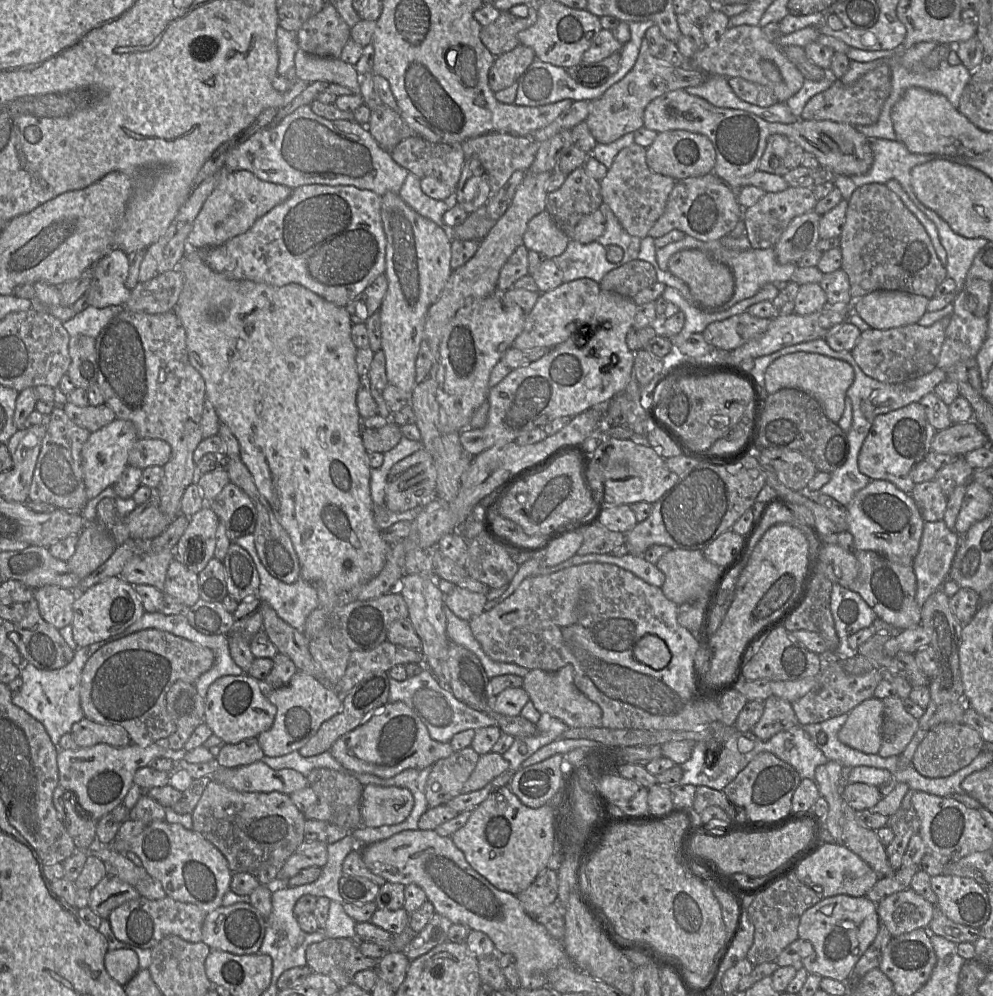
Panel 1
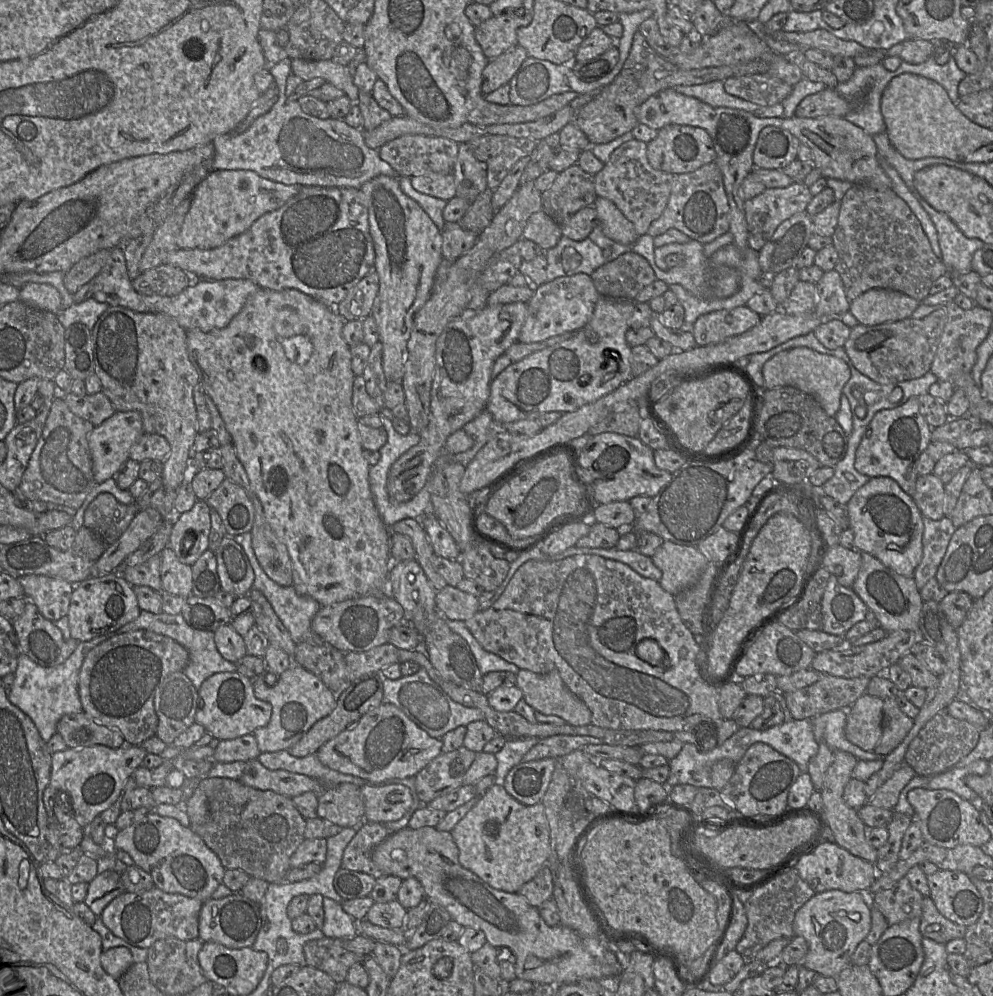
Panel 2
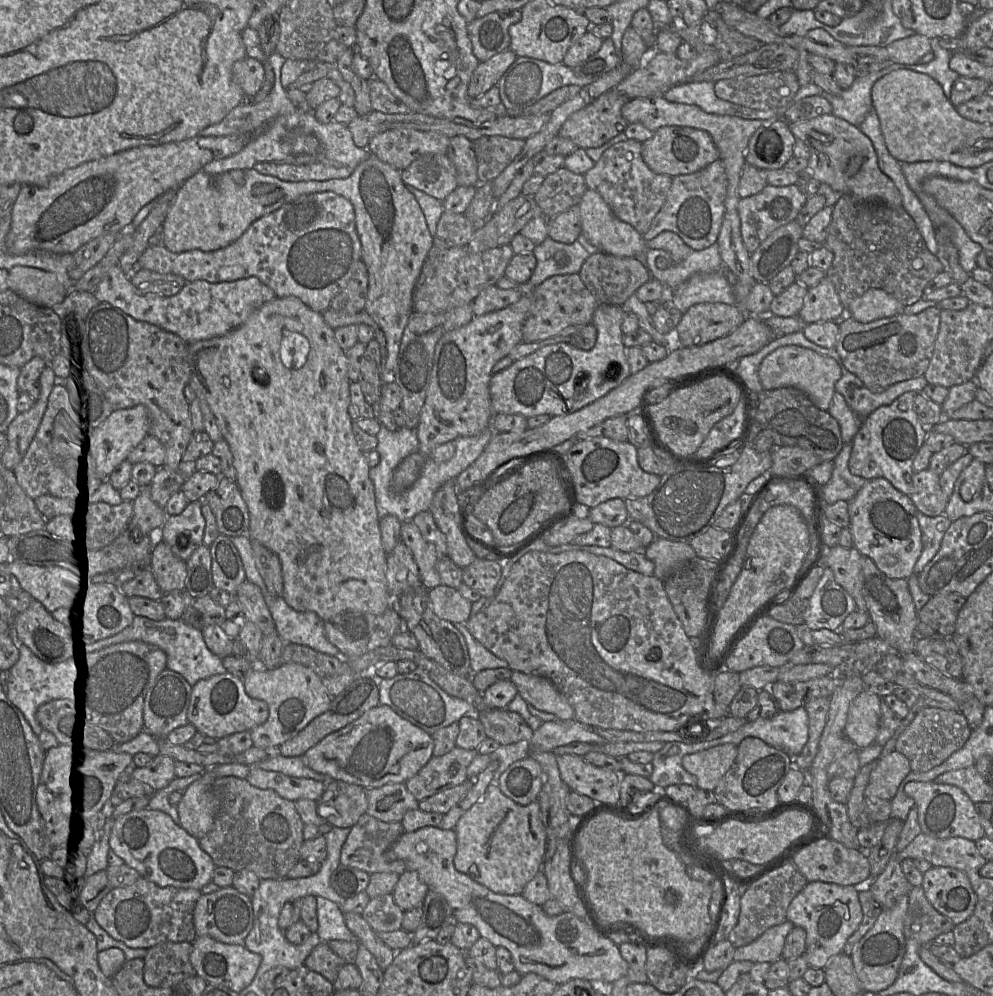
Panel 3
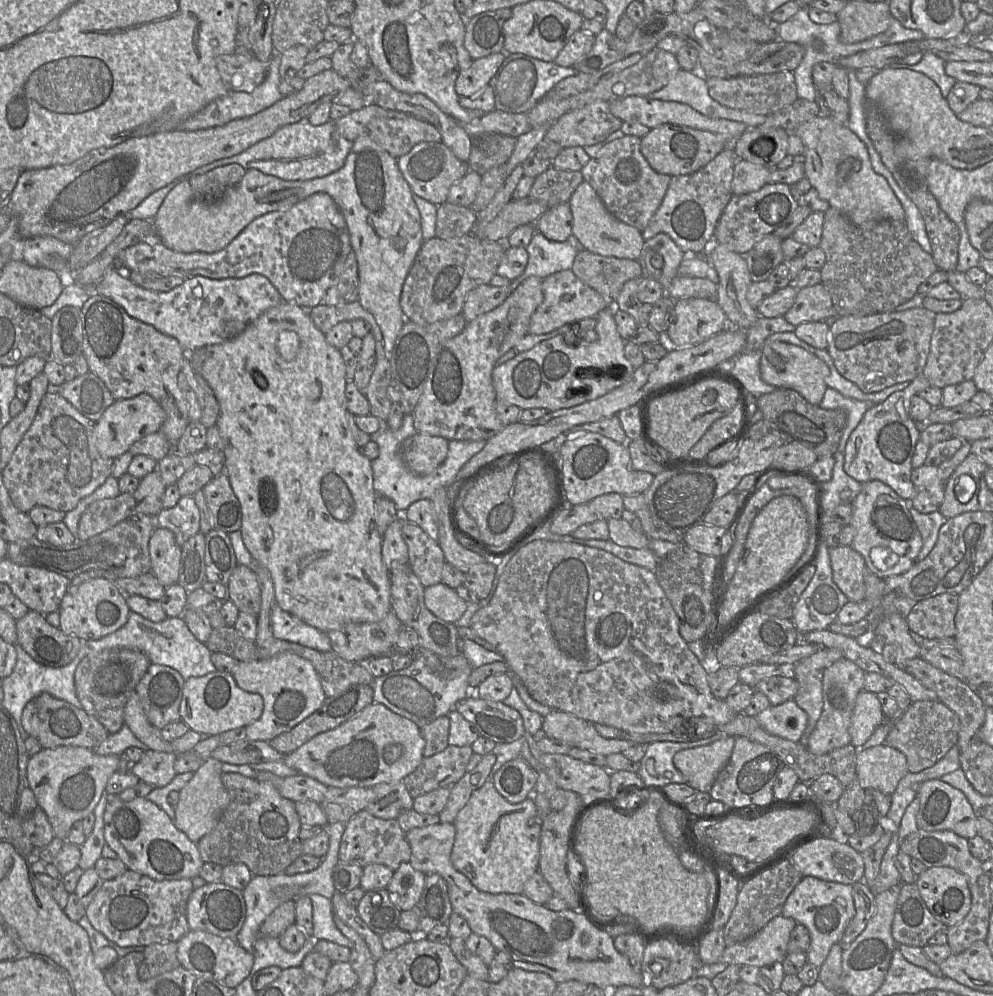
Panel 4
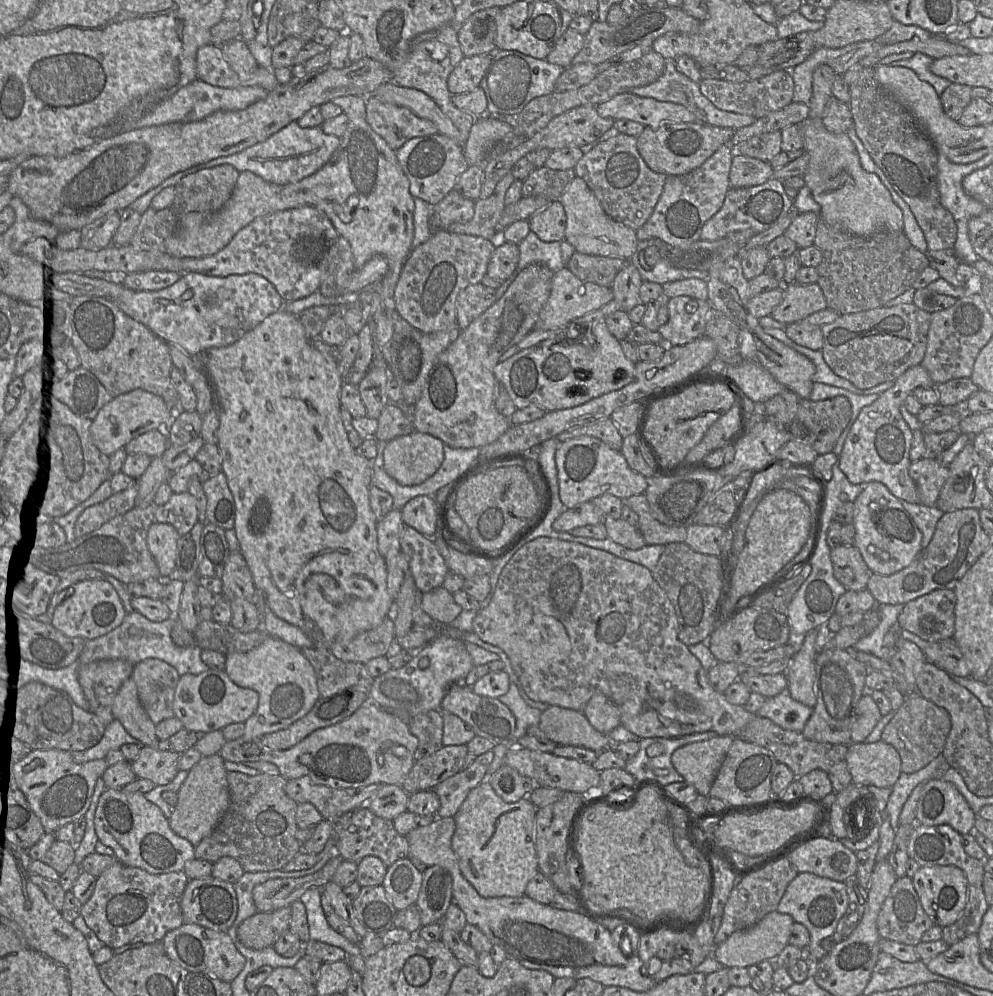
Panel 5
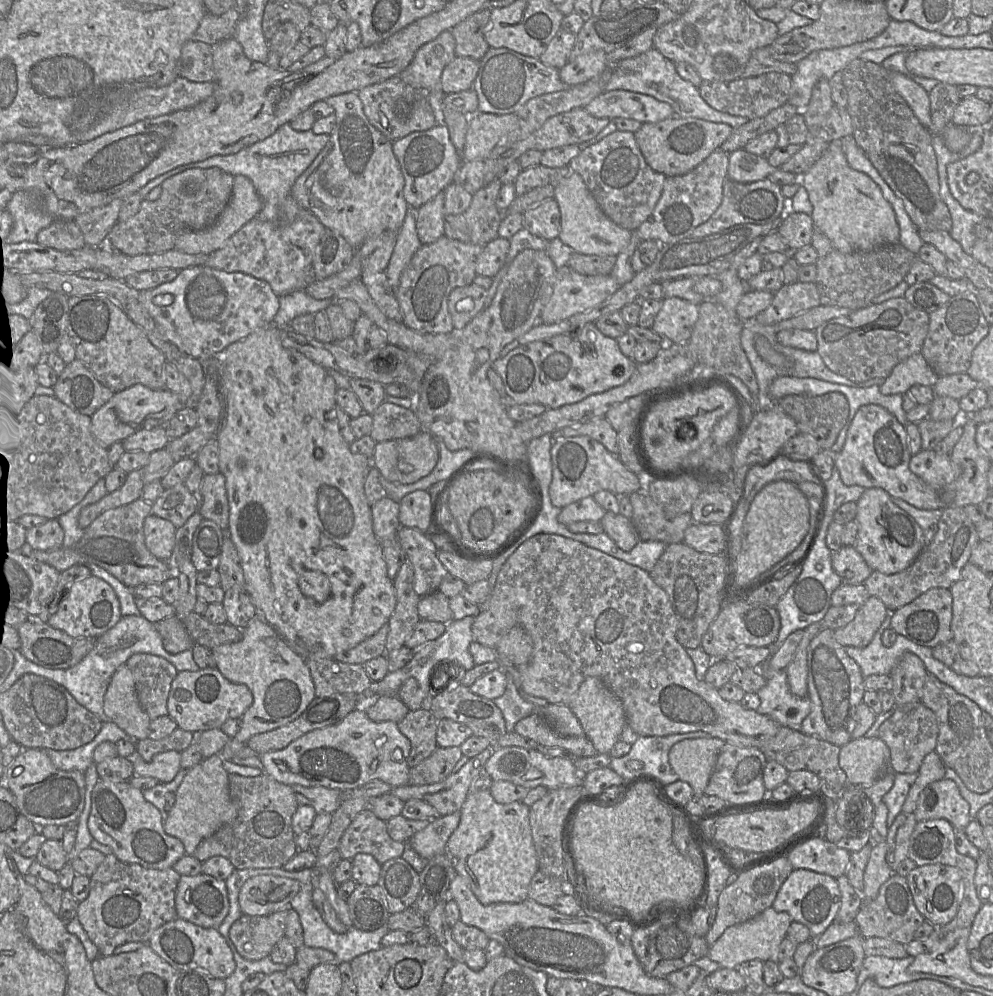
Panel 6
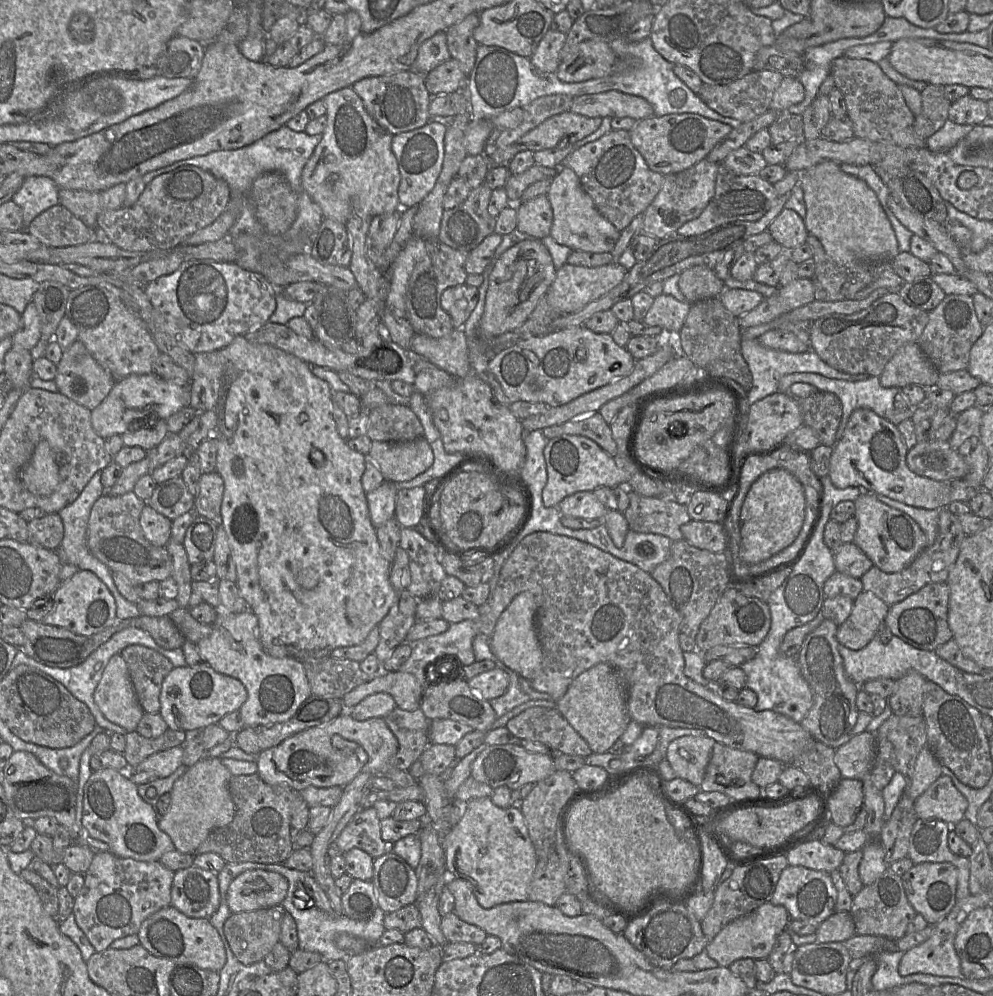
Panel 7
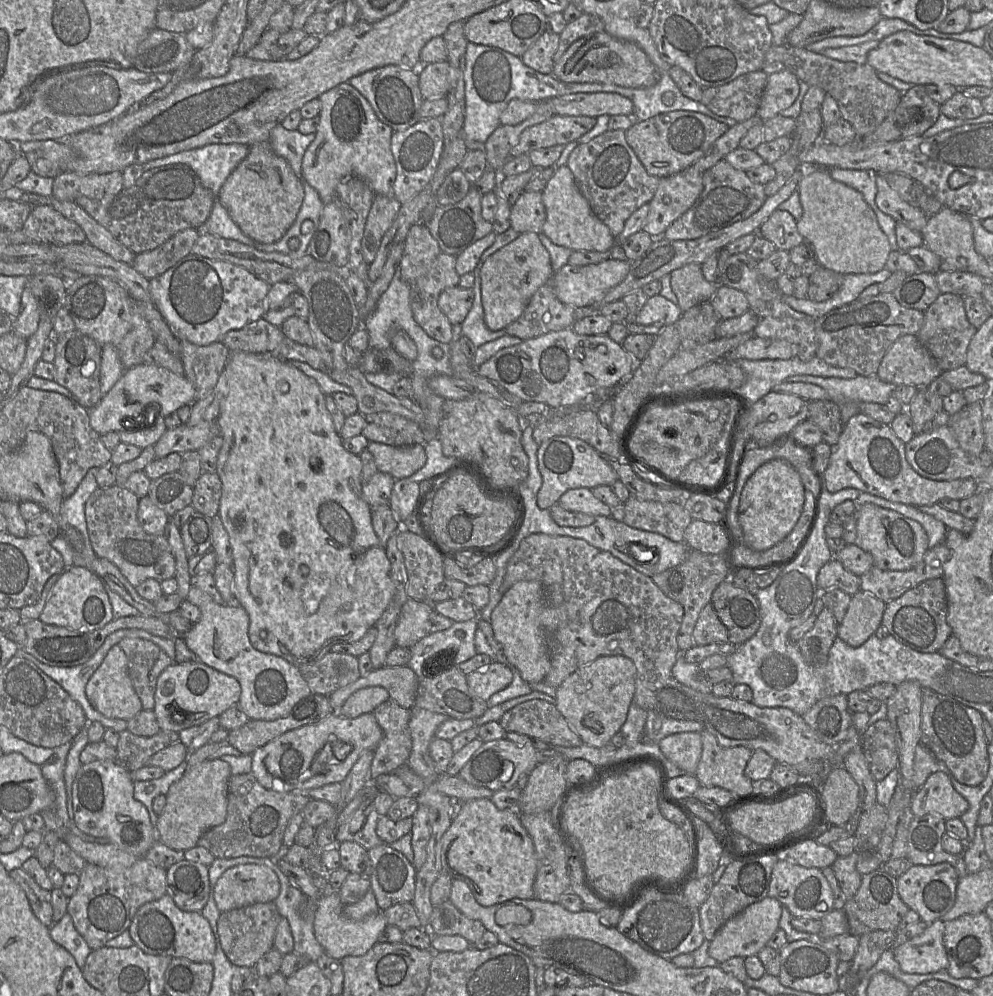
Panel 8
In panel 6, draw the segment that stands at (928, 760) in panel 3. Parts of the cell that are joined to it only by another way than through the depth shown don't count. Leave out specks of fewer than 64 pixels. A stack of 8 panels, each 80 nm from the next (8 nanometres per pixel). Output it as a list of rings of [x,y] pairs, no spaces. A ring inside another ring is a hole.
[[[921,701],[896,705],[893,714],[878,729],[878,737],[890,750],[889,769],[894,773],[917,773],[925,756],[935,751],[938,733],[935,713]]]

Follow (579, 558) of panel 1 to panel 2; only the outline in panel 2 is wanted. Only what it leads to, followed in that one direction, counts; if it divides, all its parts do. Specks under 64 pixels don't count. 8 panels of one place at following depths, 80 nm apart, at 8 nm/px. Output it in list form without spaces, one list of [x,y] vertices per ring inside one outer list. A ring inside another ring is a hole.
[[[572,546],[560,554],[549,557],[550,560],[556,561],[578,554],[593,554],[605,559],[621,562],[629,566],[641,576],[657,582],[659,582],[662,577],[661,571],[655,566],[651,557],[639,553],[637,550],[621,551],[615,547],[610,549],[601,549]]]

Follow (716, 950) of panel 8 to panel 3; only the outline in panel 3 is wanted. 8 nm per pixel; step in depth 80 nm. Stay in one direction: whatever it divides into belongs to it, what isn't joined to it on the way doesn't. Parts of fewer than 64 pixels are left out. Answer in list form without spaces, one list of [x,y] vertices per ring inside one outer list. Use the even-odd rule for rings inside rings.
[[[789,920],[770,927],[753,942],[736,948],[733,956],[734,961],[773,963],[779,960],[785,940],[794,927],[795,925]]]

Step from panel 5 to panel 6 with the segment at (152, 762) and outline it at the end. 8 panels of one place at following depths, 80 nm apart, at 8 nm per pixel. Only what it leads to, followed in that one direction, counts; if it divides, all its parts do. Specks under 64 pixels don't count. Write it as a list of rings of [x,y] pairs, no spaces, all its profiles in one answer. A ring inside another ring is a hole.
[[[174,750],[156,754],[149,761],[137,754],[131,759],[134,775],[153,777],[162,783],[173,780],[181,769],[181,752]]]

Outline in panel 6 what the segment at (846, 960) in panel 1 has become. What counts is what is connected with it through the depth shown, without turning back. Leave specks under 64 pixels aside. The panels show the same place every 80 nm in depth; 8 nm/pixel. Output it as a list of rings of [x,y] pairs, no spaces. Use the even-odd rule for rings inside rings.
[[[793,869],[780,887],[772,907],[787,912],[792,921],[806,925],[811,938],[819,937],[834,921],[841,906],[841,893],[835,878],[808,869]]]

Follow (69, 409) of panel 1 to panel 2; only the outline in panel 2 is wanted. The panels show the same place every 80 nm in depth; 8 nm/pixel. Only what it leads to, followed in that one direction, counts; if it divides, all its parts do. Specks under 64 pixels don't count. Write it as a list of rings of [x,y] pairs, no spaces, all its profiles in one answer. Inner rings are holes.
[[[102,391],[84,396],[68,392],[61,393],[61,396],[73,414],[94,426],[99,426],[115,413],[111,401]]]

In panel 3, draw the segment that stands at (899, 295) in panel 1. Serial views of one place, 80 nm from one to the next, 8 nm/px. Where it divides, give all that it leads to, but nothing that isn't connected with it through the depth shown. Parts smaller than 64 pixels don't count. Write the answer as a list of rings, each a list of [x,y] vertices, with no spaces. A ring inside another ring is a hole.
[[[869,289],[846,310],[847,317],[861,323],[904,314],[905,305],[882,289]]]

